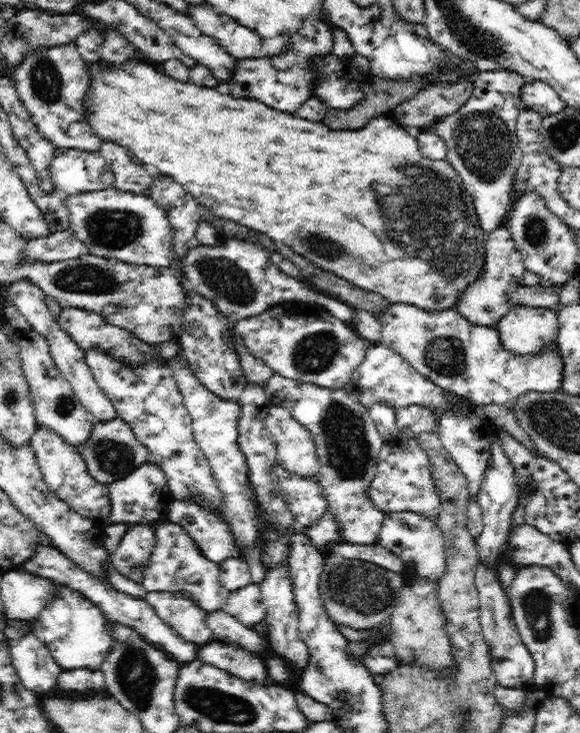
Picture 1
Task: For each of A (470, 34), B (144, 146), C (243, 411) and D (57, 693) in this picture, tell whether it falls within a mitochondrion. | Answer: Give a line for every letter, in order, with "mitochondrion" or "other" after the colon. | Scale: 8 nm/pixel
A: mitochondrion
B: other
C: other
D: other

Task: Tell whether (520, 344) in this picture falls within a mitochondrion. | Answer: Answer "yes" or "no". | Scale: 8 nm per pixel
no

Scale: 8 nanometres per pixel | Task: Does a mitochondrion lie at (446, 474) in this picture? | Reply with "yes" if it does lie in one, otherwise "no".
no

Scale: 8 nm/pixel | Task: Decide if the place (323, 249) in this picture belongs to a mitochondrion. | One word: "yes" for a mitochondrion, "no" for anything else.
yes

